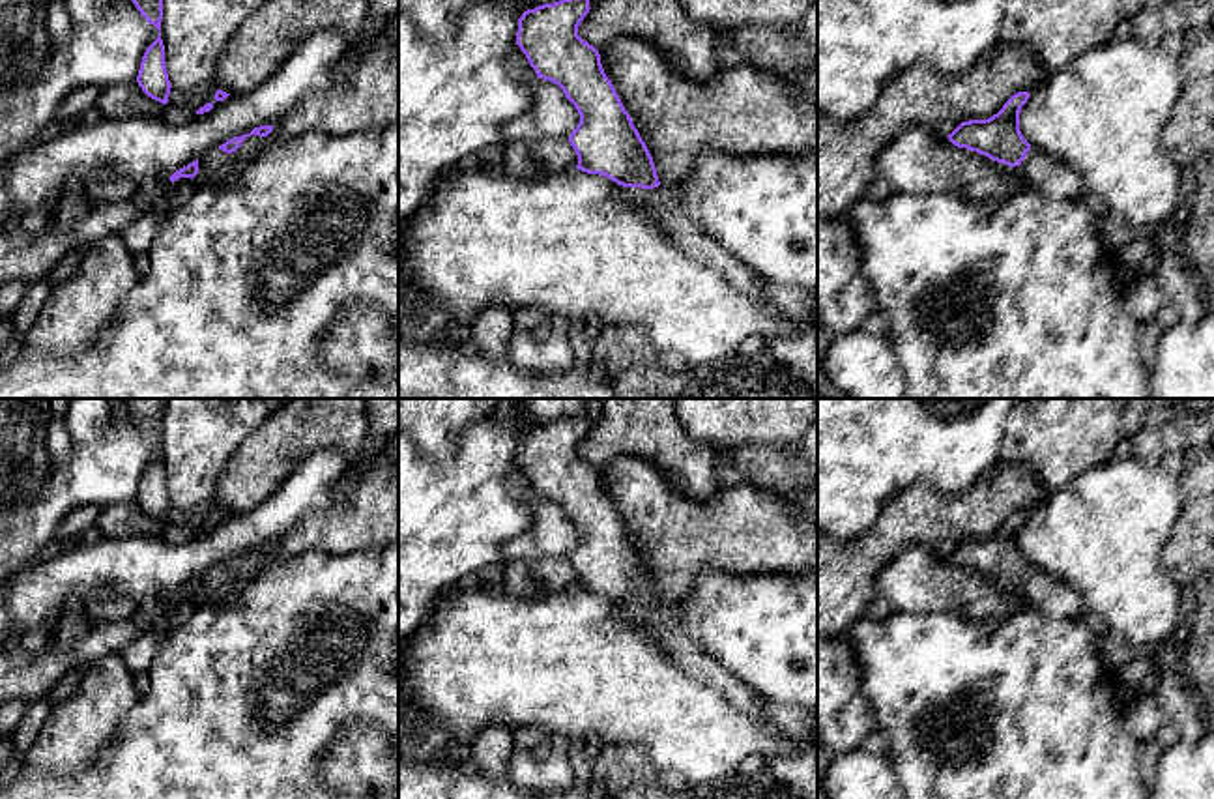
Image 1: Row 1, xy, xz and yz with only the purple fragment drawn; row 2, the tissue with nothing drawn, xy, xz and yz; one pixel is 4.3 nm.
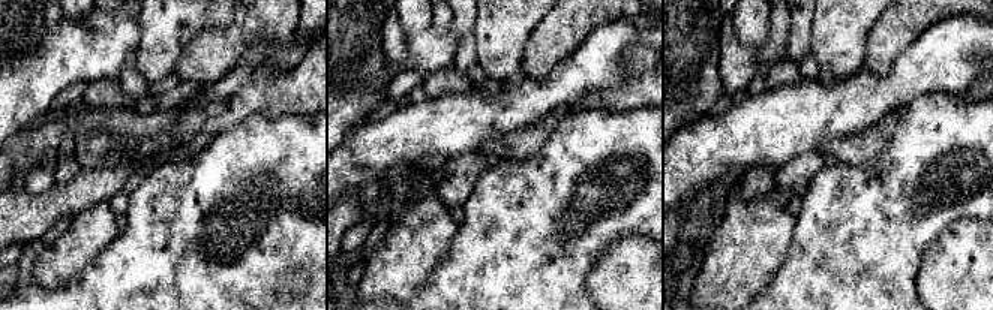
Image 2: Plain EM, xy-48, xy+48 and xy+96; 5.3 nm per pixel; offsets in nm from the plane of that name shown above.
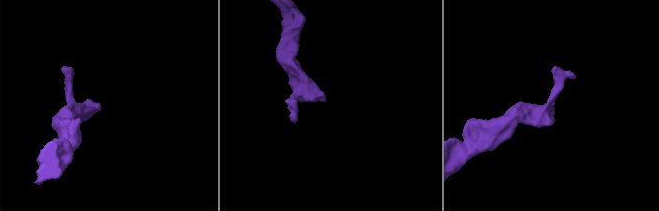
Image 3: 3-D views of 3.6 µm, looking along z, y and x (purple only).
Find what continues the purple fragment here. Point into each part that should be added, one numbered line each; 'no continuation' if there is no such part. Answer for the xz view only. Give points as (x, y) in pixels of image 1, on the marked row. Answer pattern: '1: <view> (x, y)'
1: xz (663, 204)

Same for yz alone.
1: yz (1057, 180)

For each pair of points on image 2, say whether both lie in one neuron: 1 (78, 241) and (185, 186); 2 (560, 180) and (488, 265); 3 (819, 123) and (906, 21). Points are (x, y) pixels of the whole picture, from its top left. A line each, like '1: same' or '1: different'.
1: different
2: same
3: different

